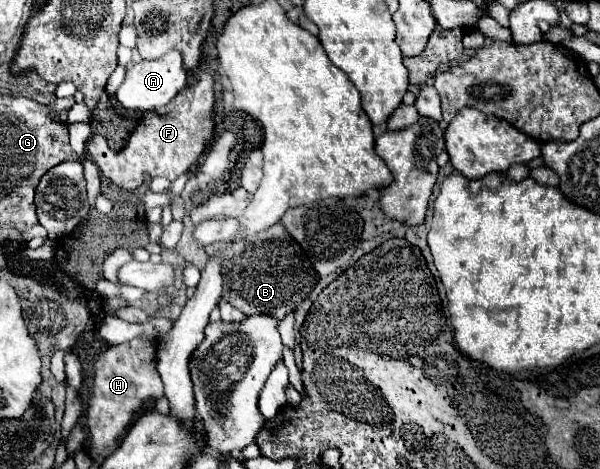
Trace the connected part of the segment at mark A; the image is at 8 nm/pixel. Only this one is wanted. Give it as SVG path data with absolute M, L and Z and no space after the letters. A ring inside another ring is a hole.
M172 50L164 54L160 60L140 60L132 64L126 70L126 78L116 92L116 98L126 110L144 112L144 110L154 110L168 104L184 86L186 86L186 72L182 68L182 56L180 52Z

